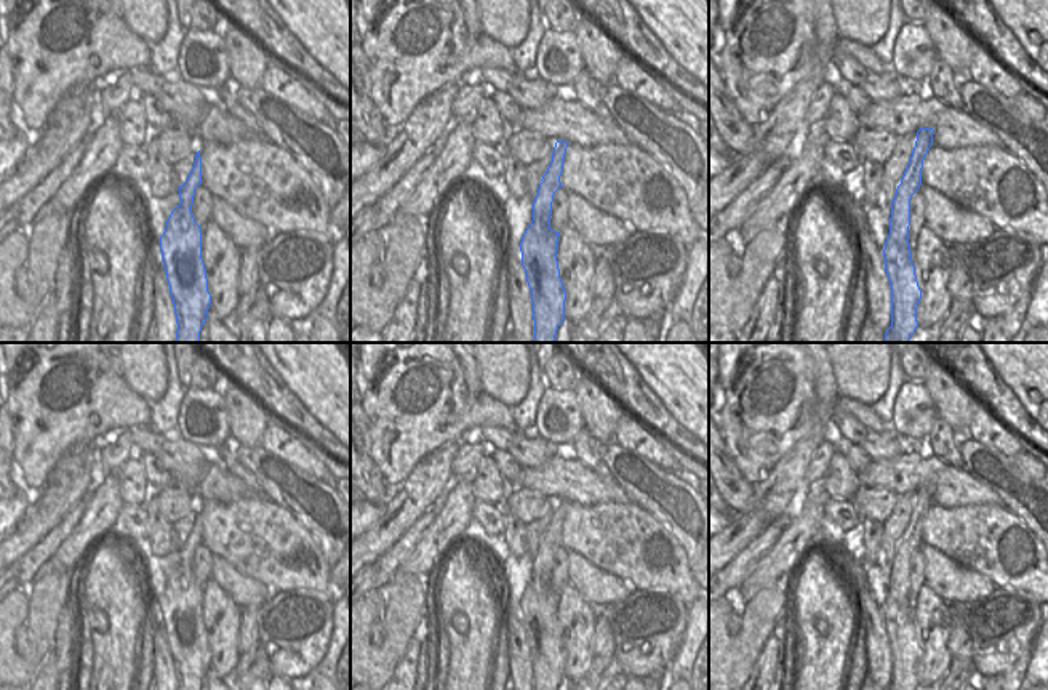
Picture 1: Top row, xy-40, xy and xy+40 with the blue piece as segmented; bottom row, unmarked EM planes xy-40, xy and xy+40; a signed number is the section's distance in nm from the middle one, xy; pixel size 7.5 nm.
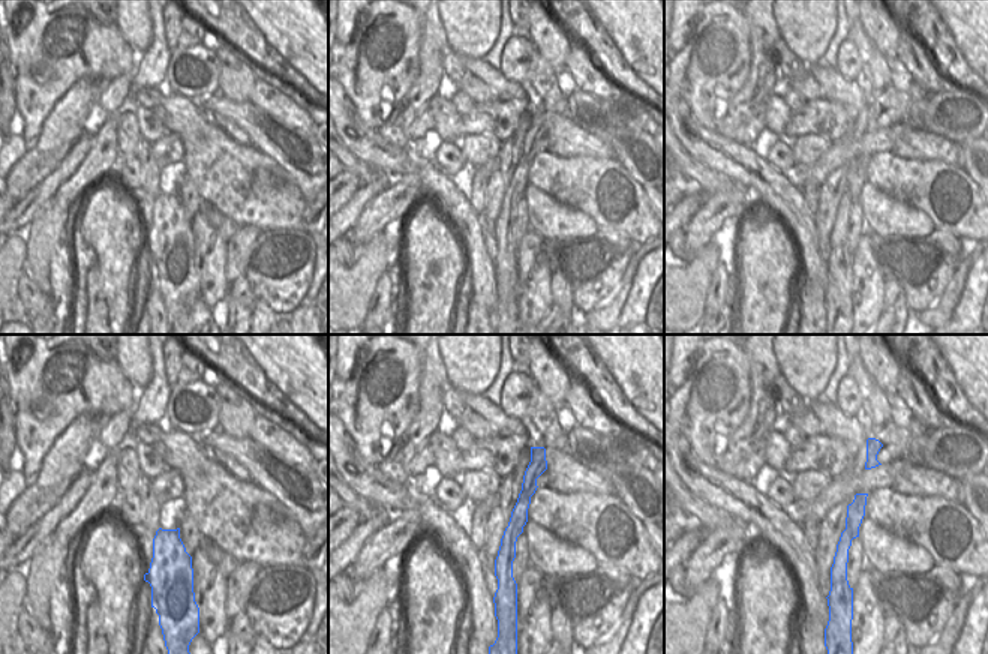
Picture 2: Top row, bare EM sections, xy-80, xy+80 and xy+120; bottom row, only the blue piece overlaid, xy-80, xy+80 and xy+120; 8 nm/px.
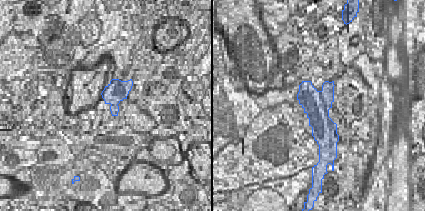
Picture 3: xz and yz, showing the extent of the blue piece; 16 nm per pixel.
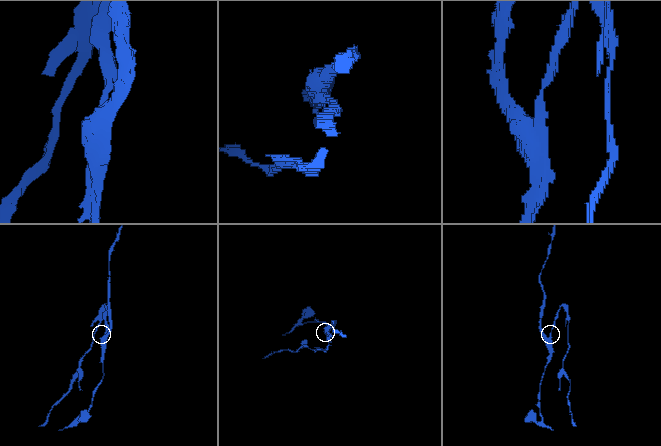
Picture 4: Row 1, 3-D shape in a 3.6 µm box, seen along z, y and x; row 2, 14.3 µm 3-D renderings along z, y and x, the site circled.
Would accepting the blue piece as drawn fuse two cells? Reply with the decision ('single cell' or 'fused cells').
fused cells

